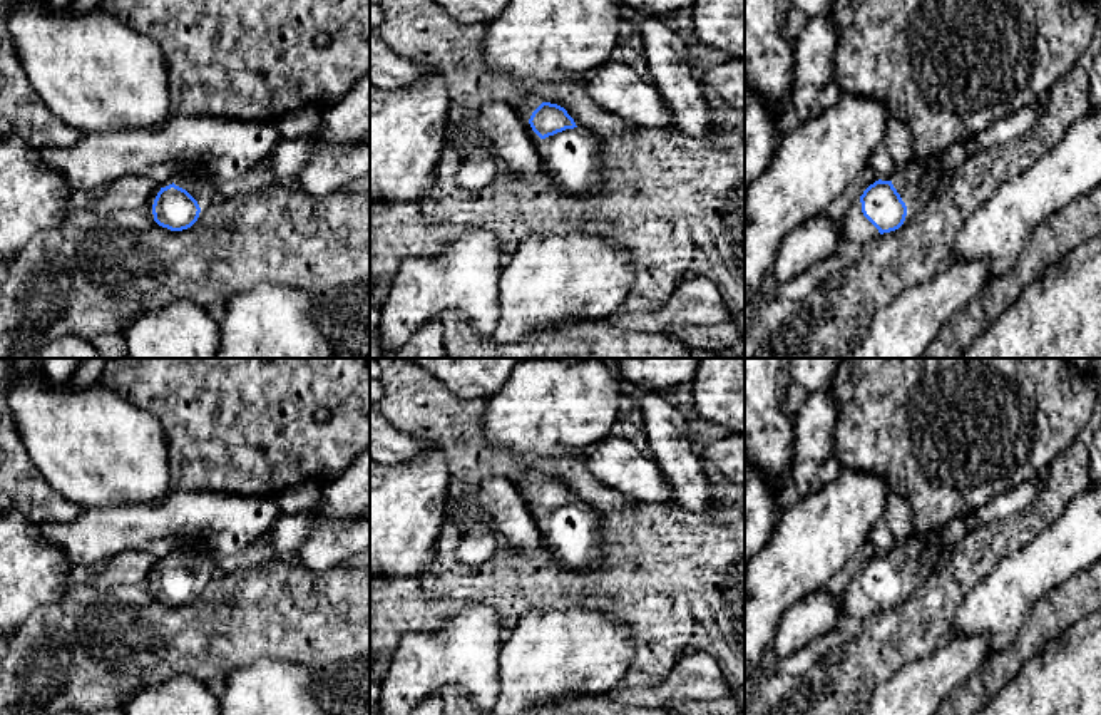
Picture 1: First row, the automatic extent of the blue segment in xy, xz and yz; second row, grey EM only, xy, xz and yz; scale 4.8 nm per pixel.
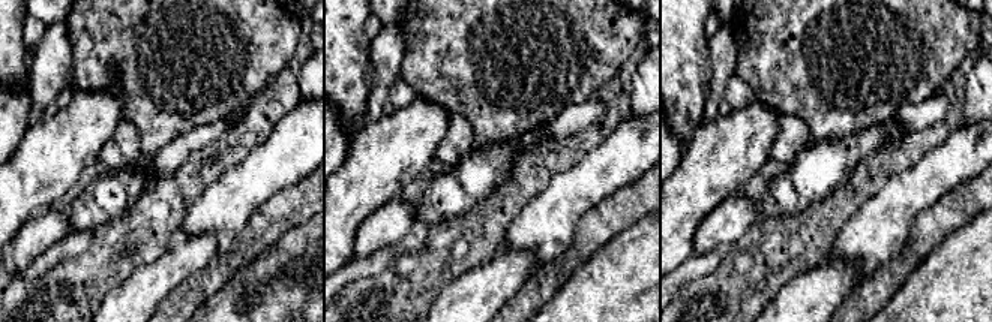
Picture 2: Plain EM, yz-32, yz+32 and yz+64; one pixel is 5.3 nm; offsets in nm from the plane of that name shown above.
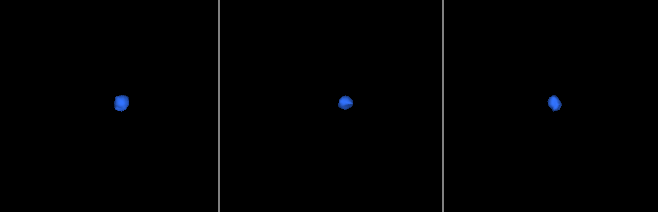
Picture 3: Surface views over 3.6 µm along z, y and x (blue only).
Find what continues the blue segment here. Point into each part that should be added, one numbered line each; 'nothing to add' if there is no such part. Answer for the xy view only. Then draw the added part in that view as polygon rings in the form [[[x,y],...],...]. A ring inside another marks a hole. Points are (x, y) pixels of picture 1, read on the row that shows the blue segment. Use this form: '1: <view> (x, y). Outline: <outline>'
1: xy (198, 185). Outline: [[[186,169],[174,179],[174,184],[186,189],[197,201],[199,208],[204,208],[214,199],[211,183],[213,177],[197,169]]]

